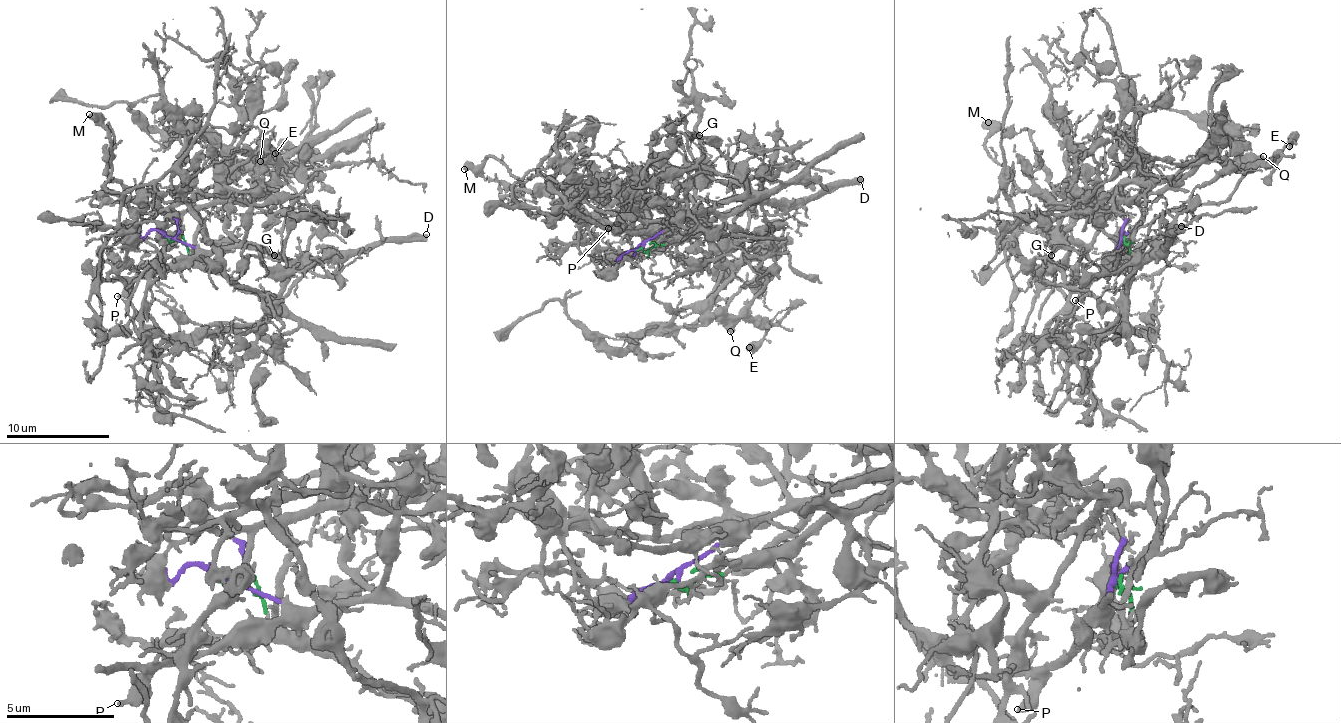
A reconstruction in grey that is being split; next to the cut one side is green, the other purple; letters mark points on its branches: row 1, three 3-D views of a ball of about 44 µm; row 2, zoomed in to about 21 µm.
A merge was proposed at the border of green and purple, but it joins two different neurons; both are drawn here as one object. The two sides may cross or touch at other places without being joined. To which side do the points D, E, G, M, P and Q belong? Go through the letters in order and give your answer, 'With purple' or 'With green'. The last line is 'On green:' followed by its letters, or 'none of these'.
D: With purple
E: With purple
G: With purple
M: With purple
P: With purple
Q: With purple
On green: none of these

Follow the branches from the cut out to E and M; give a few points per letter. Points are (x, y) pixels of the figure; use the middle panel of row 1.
E: (638, 250), (678, 221), (741, 201), (731, 218), (736, 239), (766, 279), (748, 308), (765, 335), (748, 348)
M: (638, 250), (662, 224), (599, 227), (551, 178), (531, 172), (517, 180), (487, 157), (464, 168)

